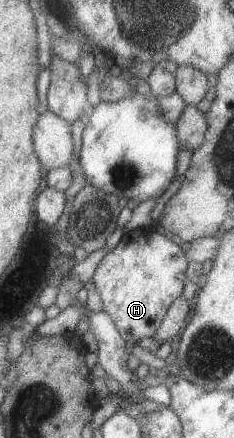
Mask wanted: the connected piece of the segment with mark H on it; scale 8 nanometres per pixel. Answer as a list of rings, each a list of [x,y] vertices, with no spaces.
[[[155,227],[137,228],[123,233],[117,245],[103,255],[93,272],[92,281],[102,301],[103,311],[111,318],[124,342],[136,343],[142,337],[151,337],[155,333],[167,307],[183,291],[188,263],[179,242]]]

